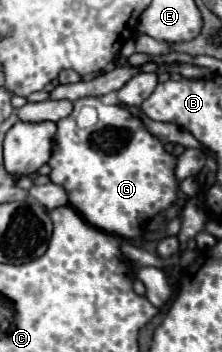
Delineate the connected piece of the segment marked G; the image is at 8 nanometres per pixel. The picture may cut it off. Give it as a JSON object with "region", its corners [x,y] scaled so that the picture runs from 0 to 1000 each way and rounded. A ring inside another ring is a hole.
{"region":[[[369,276],[333,293],[333,321],[279,344],[261,344],[261,372],[243,384],[243,429],[216,457],[225,469],[225,514],[288,531],[306,548],[315,582],[414,639],[477,662],[523,662],[541,679],[604,679],[640,662],[658,634],[712,605],[766,594],[811,548],[802,509],[784,497],[793,440],[748,429],[739,406],[694,389],[631,332],[604,332],[550,298],[477,298],[441,276]],[[405,298],[441,315],[441,349],[405,366],[369,366],[342,355],[351,315]]]}

